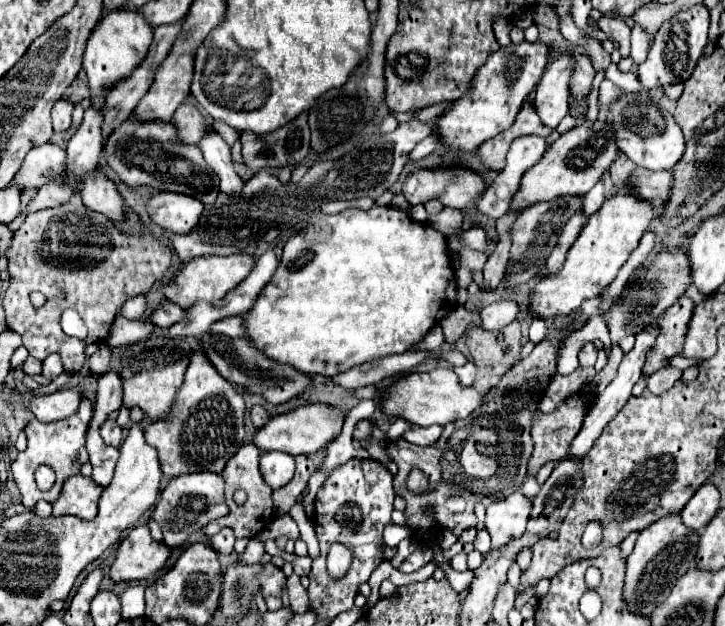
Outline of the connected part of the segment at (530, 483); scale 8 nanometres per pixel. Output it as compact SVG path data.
M534 476L526 477L524 484L522 484L522 488L520 488L520 492L522 492L528 500L532 500L534 494L538 494L538 490L540 490L540 486L538 486L538 482L536 482Z

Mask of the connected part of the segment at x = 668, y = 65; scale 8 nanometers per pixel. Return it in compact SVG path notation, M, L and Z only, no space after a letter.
M698 4L694 8L688 8L680 16L672 16L666 24L662 24L662 28L658 28L648 58L638 66L638 80L642 82L644 88L684 82L686 78L692 76L692 70L696 68L698 58L702 56L706 44L708 44L708 8L704 4Z

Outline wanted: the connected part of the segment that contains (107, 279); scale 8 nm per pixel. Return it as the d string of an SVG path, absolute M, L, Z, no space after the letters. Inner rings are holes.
M76 194L58 208L48 208L48 210L28 214L22 226L14 232L12 244L6 250L6 258L8 258L8 274L10 274L8 288L4 294L4 312L6 312L8 328L22 336L24 346L28 348L30 356L34 356L36 360L44 362L46 356L56 352L62 358L64 372L78 374L86 362L86 356L84 356L86 346L94 342L98 344L108 336L110 326L120 306L124 304L124 300L134 298L138 294L146 294L152 288L152 284L164 276L166 268L170 266L172 252L162 240L152 238L148 232L144 232L144 236L140 238L118 232L112 220L106 220L106 216L98 212L86 210L80 196ZM34 290L46 296L46 304L40 308L34 308L30 302L30 294ZM66 308L78 310L84 324L88 326L88 336L84 340L66 336L62 332L60 316Z

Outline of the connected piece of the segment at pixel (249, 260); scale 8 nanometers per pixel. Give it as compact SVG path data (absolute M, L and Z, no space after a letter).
M234 254L234 256L208 256L208 258L194 258L186 262L174 276L172 284L164 288L166 300L174 300L180 308L190 308L196 300L208 300L216 302L222 300L230 290L234 290L254 268L254 258L246 254Z

